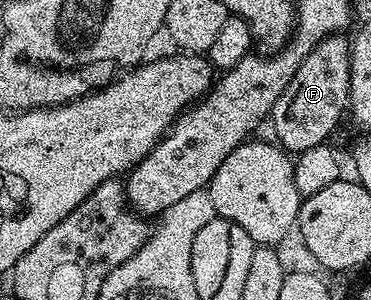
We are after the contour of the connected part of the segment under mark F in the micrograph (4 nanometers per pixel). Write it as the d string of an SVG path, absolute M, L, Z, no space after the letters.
M335 34L319 40L299 59L296 74L292 82L288 82L284 94L280 94L272 113L277 143L287 153L297 154L327 143L337 130L342 115L347 115L350 106L350 58L351 41L345 35Z

